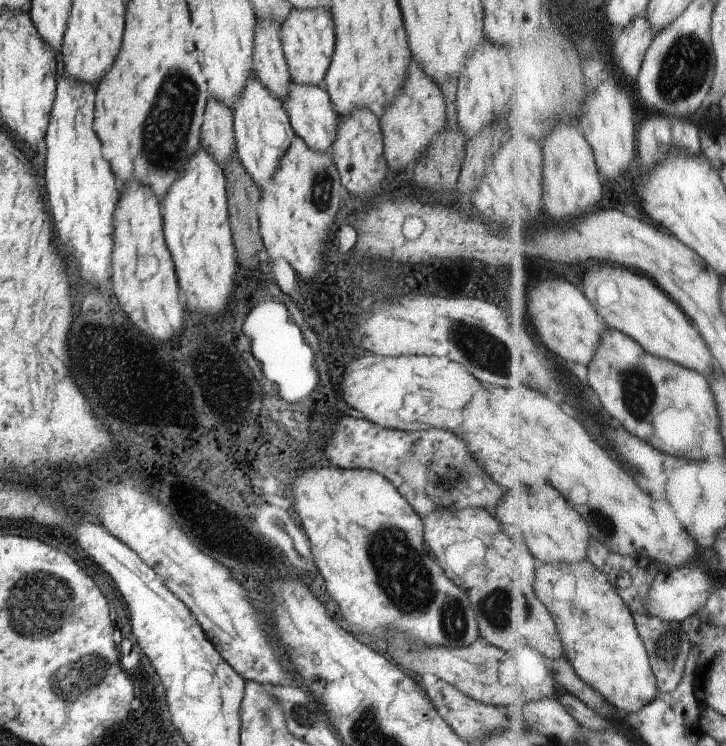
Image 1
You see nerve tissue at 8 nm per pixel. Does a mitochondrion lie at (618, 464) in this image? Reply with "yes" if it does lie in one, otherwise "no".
no

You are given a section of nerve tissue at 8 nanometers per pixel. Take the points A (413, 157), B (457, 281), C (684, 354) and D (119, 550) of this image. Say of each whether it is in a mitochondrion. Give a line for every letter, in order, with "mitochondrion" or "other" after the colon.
A: other
B: other
C: other
D: other

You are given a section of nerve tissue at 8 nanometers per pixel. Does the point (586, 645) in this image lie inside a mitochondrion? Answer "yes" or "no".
no

